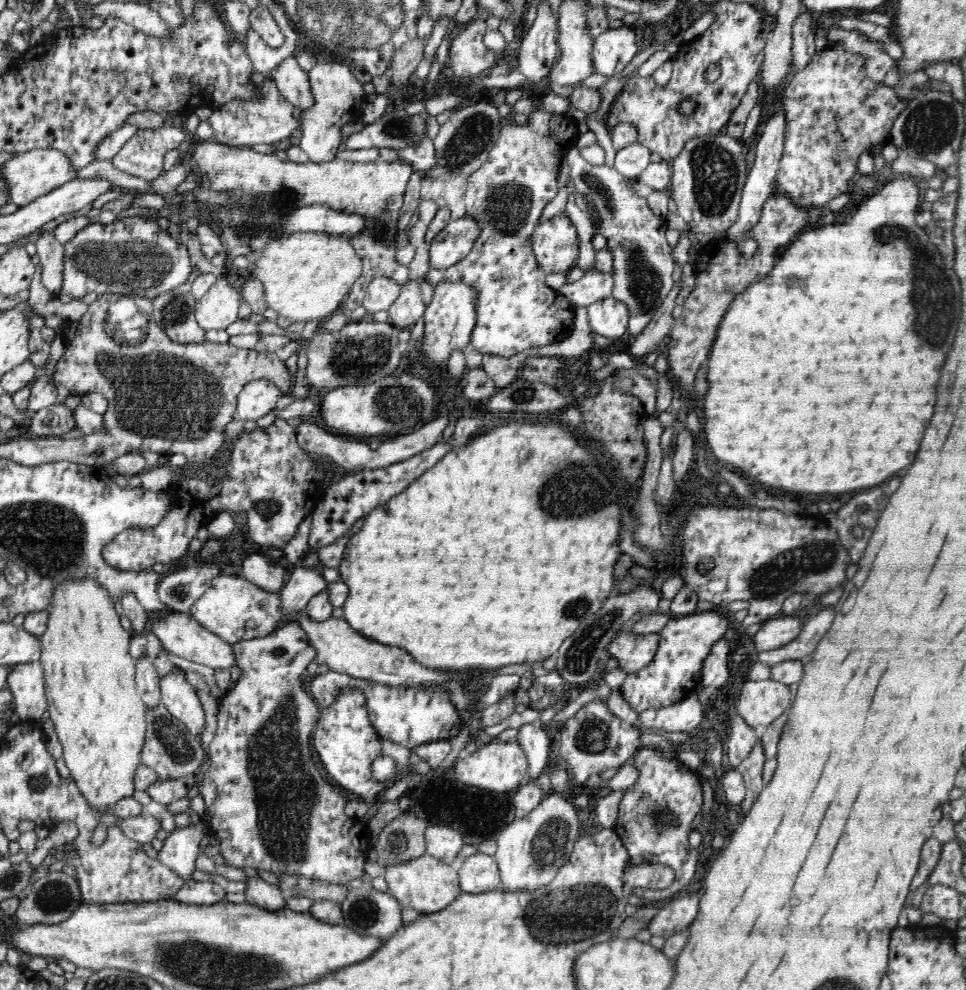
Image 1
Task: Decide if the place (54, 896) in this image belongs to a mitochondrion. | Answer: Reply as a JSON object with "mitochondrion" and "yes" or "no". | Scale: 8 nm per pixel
{"mitochondrion":"yes"}

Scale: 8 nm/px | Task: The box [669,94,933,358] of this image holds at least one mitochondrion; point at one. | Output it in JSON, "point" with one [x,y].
{"point":[717,174]}

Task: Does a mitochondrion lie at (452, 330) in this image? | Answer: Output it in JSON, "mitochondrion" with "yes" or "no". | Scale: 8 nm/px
{"mitochondrion":"yes"}

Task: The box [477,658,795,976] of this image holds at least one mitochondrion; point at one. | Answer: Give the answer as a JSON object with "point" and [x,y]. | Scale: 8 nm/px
{"point":[589,914]}

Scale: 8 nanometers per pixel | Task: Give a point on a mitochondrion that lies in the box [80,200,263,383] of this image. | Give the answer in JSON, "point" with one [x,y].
{"point":[175,311]}

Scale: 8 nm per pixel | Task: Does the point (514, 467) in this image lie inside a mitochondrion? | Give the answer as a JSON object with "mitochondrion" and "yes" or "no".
{"mitochondrion":"no"}

